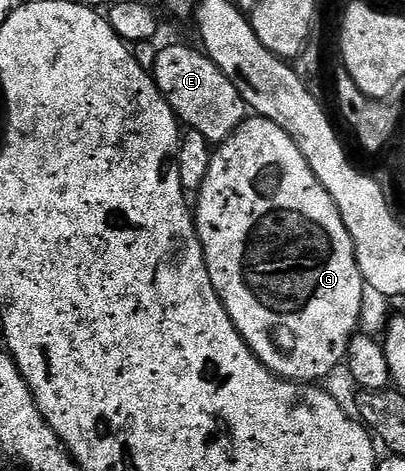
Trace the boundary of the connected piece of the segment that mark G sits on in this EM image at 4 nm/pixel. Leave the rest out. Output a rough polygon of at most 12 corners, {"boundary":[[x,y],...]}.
{"boundary":[[246,118],[196,192],[211,285],[268,371],[325,381],[367,288],[331,193]]}

